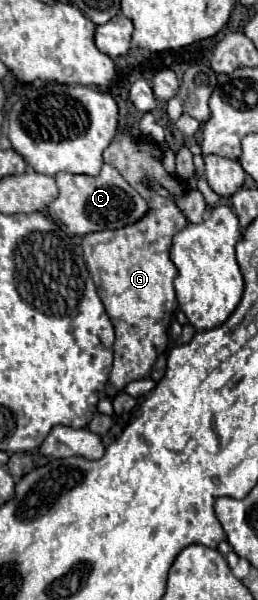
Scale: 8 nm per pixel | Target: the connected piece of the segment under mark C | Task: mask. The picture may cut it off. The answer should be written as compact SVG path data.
M102 167L100 175L72 175L72 173L56 173L58 197L48 205L50 217L64 225L70 235L88 235L102 229L118 229L138 221L146 211L146 201L122 179L122 175L114 167Z

